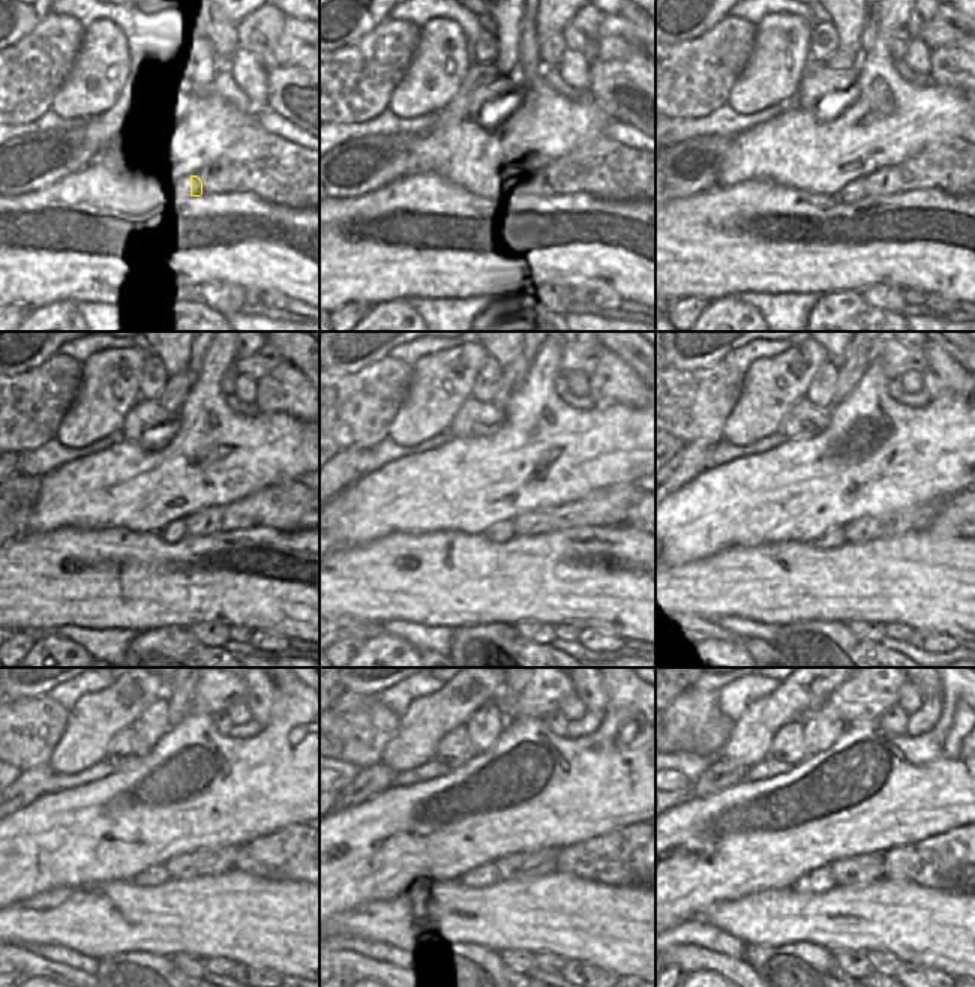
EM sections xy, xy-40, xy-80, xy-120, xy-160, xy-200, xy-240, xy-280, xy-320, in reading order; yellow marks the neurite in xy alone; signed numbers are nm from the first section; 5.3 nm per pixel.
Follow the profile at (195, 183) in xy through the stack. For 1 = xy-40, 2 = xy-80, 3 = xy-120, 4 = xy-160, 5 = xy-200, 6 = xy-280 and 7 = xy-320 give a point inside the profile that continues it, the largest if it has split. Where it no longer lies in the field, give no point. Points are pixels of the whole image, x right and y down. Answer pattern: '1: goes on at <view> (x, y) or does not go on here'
1: goes on at xy-40 (530, 179)
2: goes on at xy-80 (855, 189)
3: goes on at xy-120 (174, 531)
4: goes on at xy-160 (501, 533)
5: goes on at xy-200 (831, 539)
6: goes on at xy-280 (488, 875)
7: goes on at xy-320 (821, 879)

